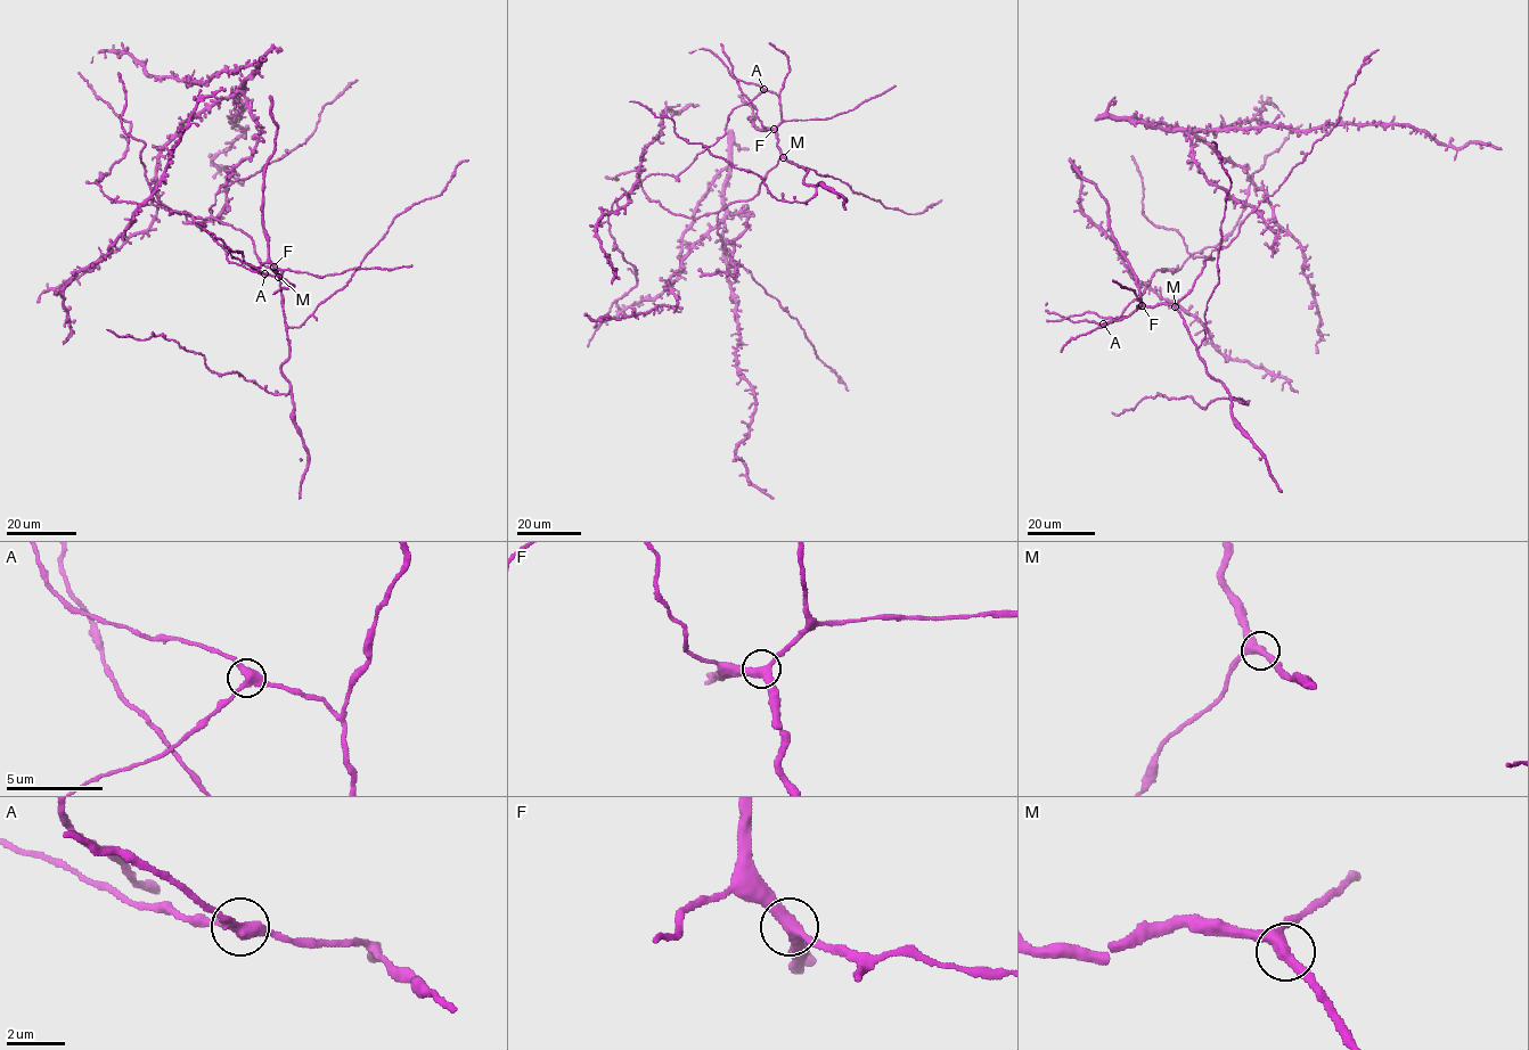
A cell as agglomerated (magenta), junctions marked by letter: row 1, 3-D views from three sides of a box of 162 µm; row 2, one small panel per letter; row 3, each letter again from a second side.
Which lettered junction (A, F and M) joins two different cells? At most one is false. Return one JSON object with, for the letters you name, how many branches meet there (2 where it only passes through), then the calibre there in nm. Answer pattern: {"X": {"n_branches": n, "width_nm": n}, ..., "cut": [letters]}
{"cut": []}

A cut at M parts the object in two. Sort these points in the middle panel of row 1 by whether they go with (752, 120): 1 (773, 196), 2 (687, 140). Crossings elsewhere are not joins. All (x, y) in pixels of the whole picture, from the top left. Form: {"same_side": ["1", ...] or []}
{"same_side": []}

